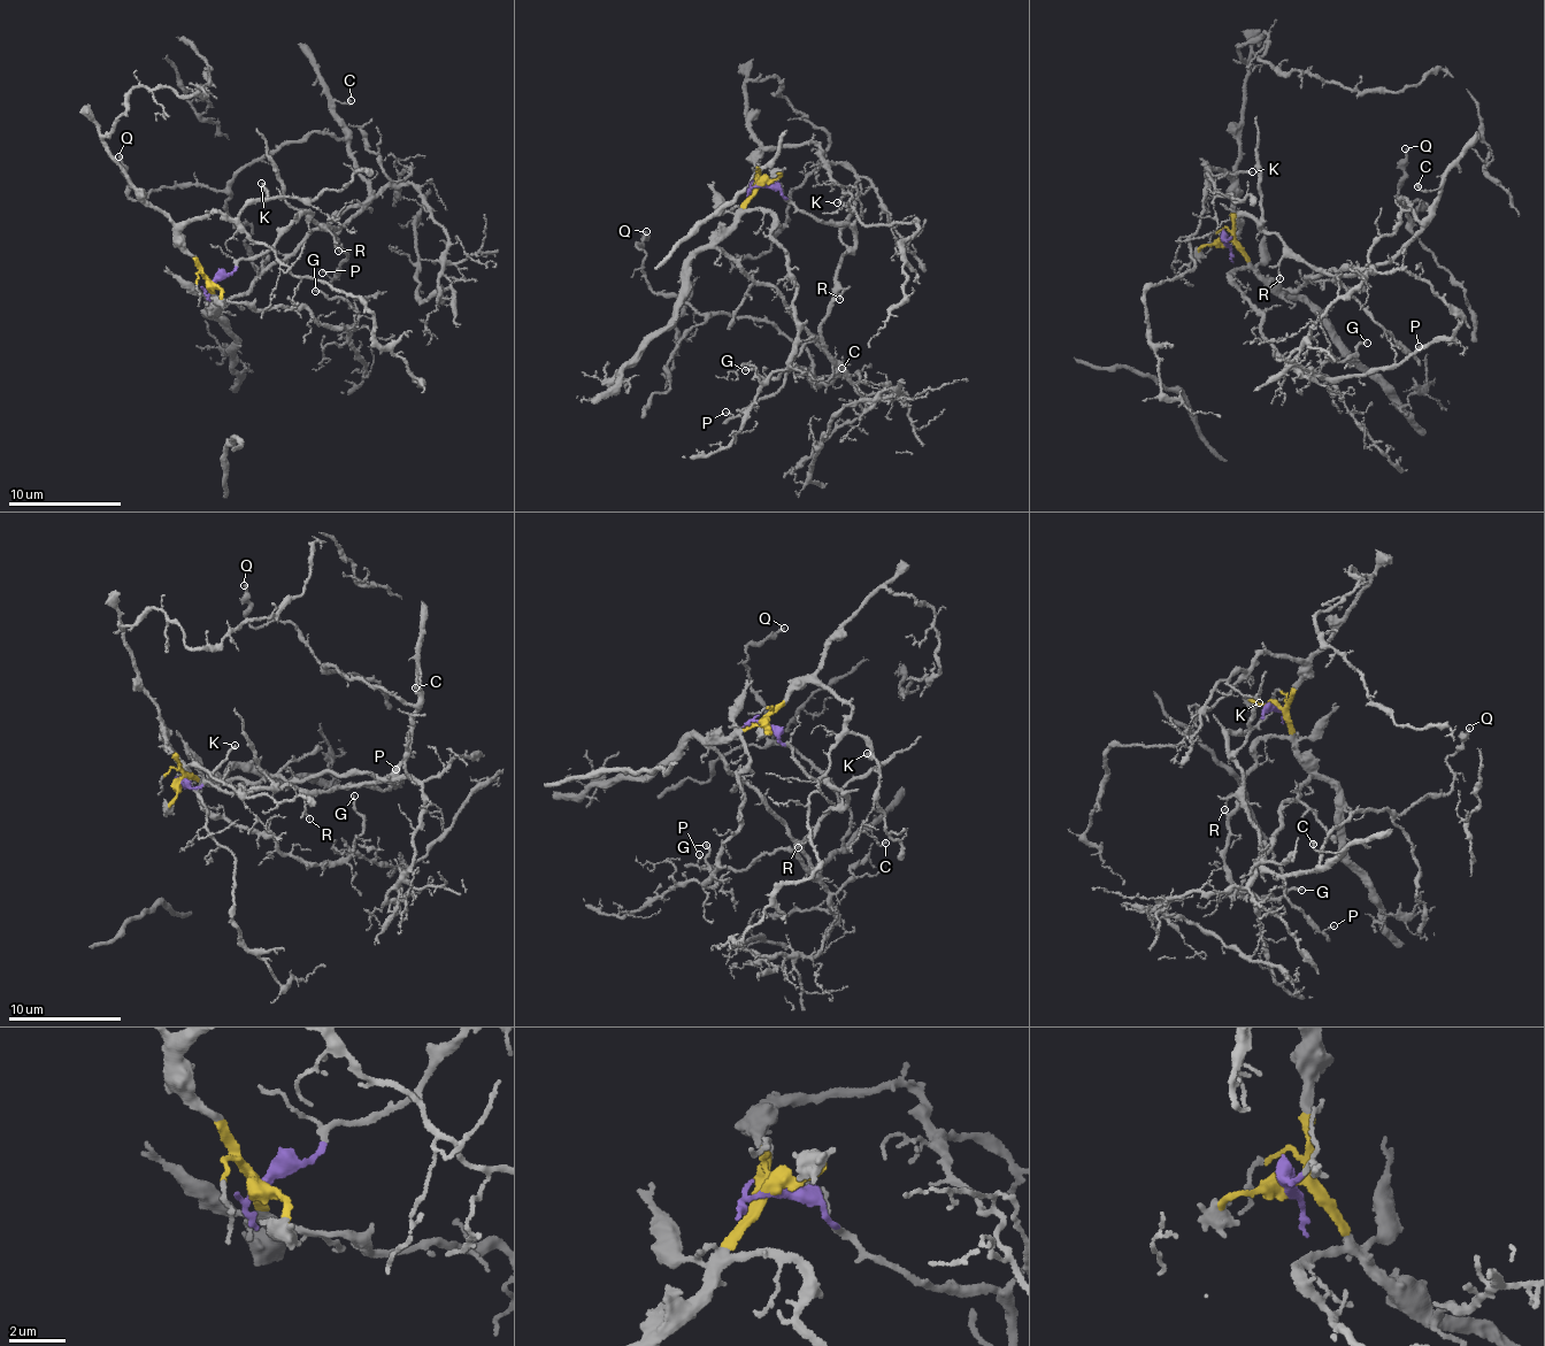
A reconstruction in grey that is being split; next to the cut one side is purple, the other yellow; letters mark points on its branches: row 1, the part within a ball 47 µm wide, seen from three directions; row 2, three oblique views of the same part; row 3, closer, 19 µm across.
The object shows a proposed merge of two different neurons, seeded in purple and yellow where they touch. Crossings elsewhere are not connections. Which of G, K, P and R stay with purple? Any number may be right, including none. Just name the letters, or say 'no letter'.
P, R

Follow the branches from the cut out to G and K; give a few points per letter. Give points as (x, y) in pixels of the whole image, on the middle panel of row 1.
G: (760, 184), (746, 207), (771, 216), (771, 238), (792, 277), (797, 328), (791, 369), (774, 378), (744, 370)
K: (760, 184), (758, 159), (763, 150), (812, 143), (823, 150), (828, 161), (854, 176), (854, 186), (836, 202)

